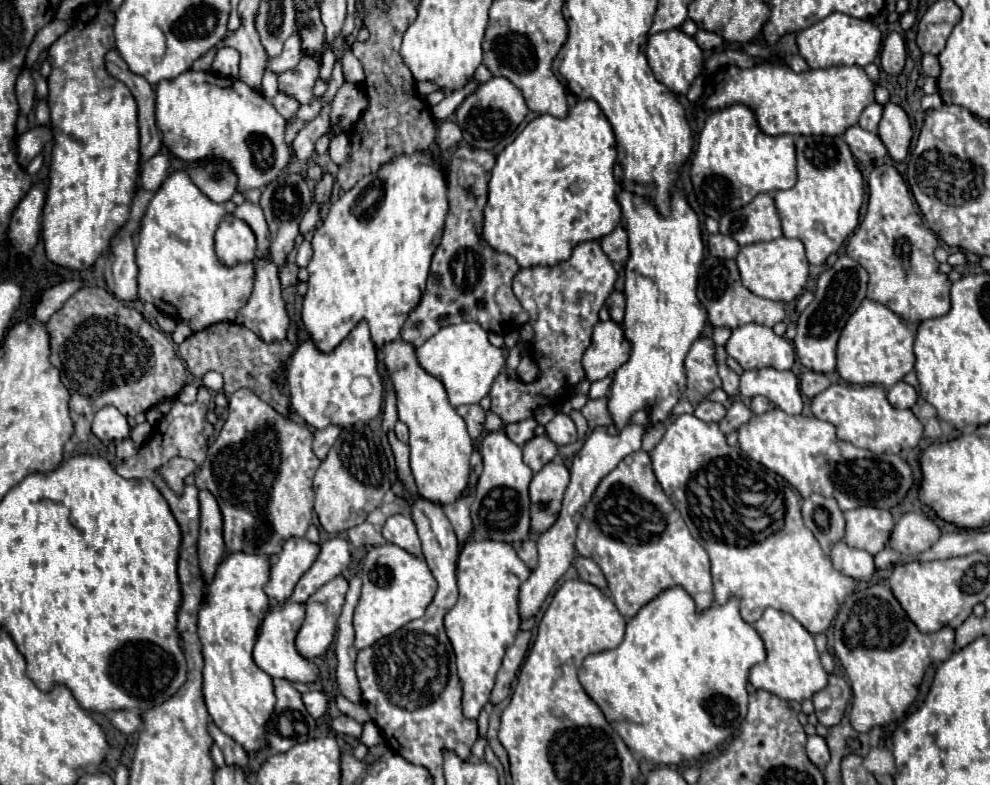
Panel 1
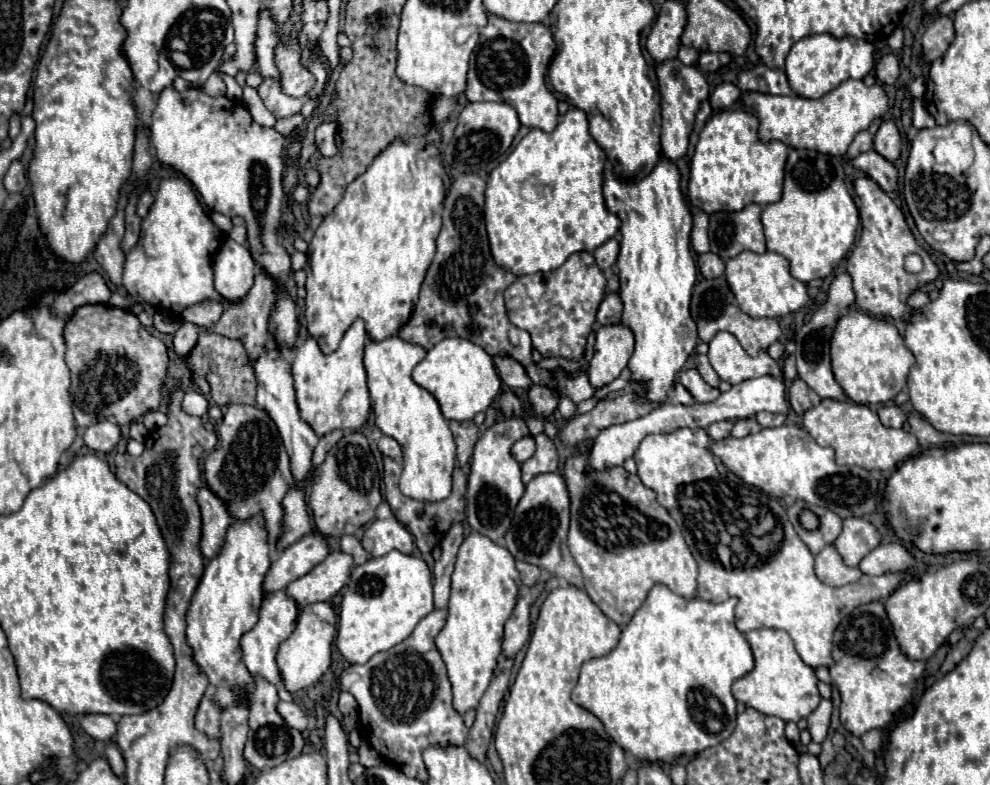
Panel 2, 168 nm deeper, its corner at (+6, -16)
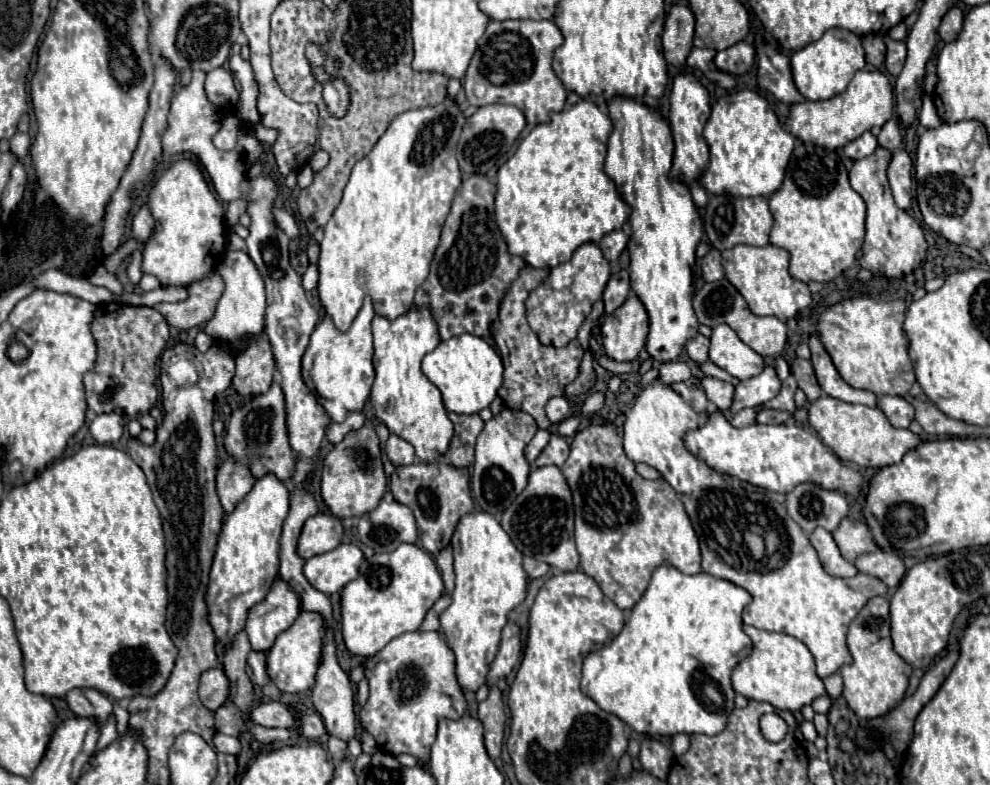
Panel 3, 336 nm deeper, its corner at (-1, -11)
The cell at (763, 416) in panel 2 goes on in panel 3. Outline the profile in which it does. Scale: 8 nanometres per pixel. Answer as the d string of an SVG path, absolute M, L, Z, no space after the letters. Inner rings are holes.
M789 375L789 377L783 381L783 387L781 387L781 391L777 393L777 397L773 397L771 401L767 401L765 407L769 407L769 409L783 409L783 411L793 413L793 411L795 411L795 403L793 403L795 389L797 389L797 381L795 381L793 375Z

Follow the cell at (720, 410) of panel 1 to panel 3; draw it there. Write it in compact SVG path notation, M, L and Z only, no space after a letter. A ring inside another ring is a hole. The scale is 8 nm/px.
M751 407L751 409L741 409L741 411L737 411L737 413L733 415L733 419L731 419L731 425L735 425L735 427L755 425L755 417L757 417L759 409L761 409L761 407Z

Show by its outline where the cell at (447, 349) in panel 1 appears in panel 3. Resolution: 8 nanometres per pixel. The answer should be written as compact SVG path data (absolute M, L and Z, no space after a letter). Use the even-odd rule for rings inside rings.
M463 333L441 341L423 359L423 373L437 385L443 397L443 405L453 413L479 413L489 407L497 397L497 389L503 383L503 363L497 351L481 337Z

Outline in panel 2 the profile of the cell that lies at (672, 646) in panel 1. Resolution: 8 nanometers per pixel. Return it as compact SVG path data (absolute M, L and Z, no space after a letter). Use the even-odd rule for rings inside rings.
M654 586L632 620L624 626L618 646L608 656L582 664L572 700L592 712L604 724L612 740L640 762L672 764L680 756L696 756L710 746L722 744L736 728L732 684L754 668L750 644L734 626L734 606L736 598L722 604L708 604L700 598L682 600L682 596L666 586Z

